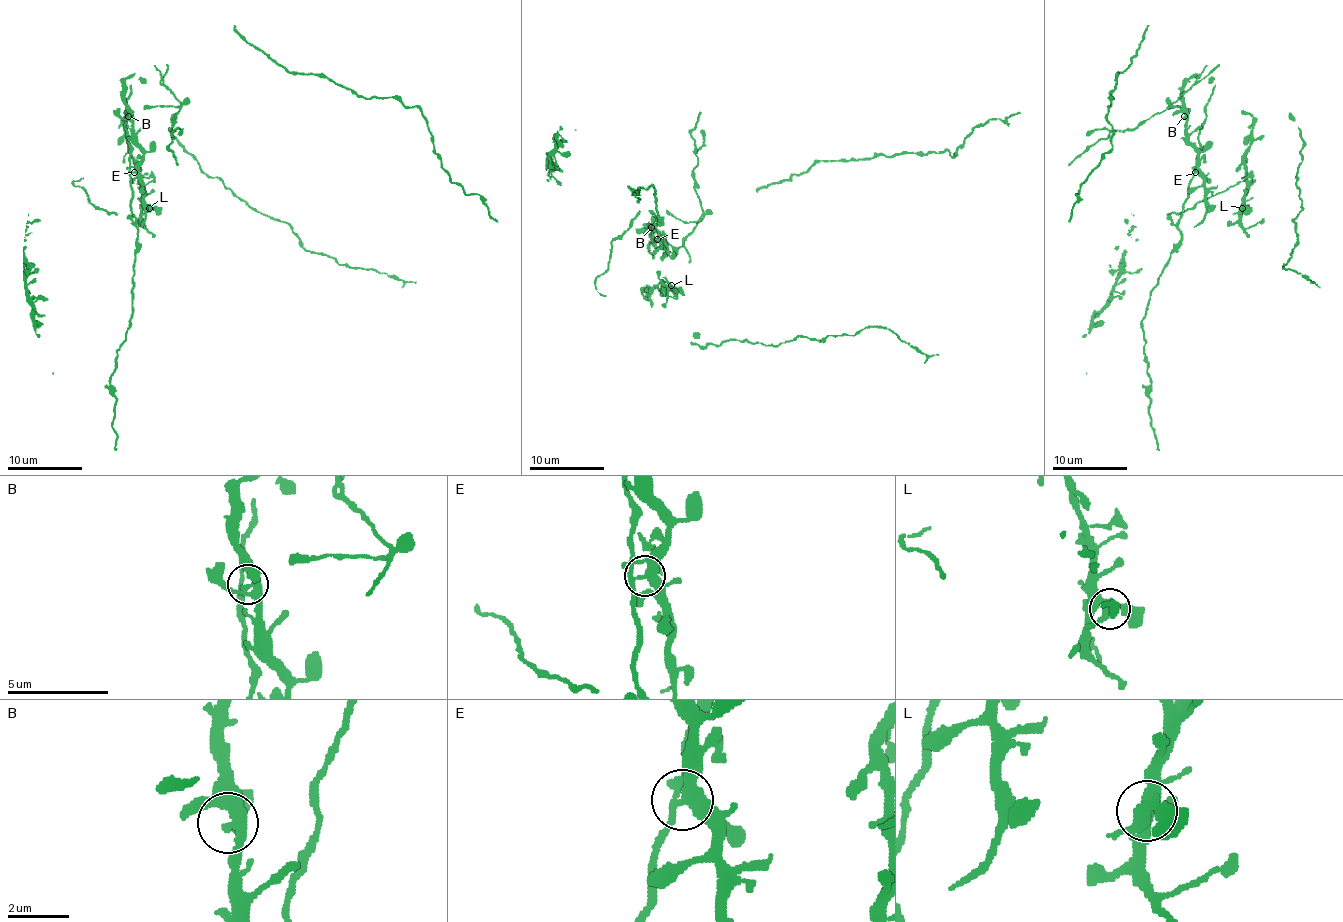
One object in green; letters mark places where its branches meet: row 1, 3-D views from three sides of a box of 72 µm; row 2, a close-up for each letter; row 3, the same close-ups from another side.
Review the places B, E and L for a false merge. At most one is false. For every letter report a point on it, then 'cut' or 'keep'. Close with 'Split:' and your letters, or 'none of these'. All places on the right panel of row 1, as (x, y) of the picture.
B: place (1184, 116); keep
E: place (1195, 172); cut
L: place (1242, 208); keep
Split: E

